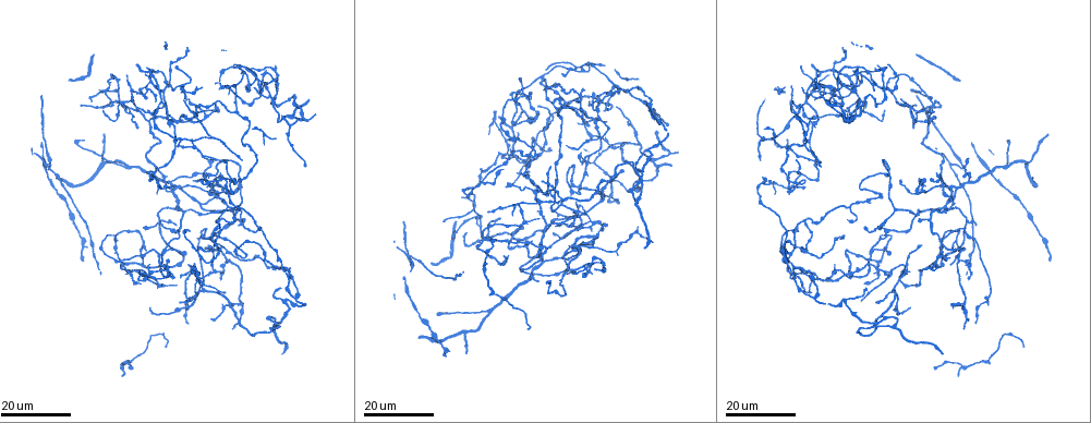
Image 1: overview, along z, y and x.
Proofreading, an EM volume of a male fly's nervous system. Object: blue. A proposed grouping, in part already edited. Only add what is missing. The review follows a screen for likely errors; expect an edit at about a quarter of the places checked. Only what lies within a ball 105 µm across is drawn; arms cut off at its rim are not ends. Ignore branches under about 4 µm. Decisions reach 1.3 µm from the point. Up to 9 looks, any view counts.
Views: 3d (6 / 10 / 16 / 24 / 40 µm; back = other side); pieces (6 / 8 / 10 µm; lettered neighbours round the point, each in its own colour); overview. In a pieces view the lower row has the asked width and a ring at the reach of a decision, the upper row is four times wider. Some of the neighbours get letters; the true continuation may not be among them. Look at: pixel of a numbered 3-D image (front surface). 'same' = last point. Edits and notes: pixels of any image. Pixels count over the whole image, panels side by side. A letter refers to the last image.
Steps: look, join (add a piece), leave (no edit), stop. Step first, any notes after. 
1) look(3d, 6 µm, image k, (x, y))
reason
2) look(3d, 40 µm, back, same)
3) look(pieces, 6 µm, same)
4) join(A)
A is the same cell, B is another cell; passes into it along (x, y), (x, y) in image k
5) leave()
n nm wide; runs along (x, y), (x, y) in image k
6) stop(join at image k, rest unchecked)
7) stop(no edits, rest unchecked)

look(3d, 16 µm, image 1, (149, 306))
thin end

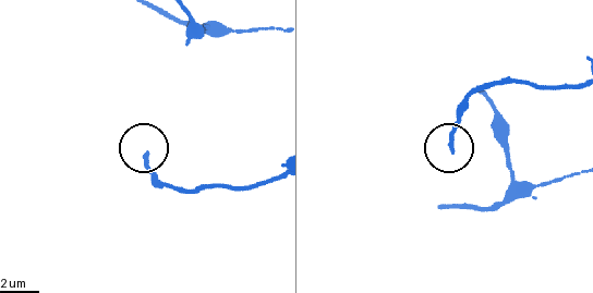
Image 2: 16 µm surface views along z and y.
look(pieces, 8 µm, image 2, (451, 152))
what lies round it

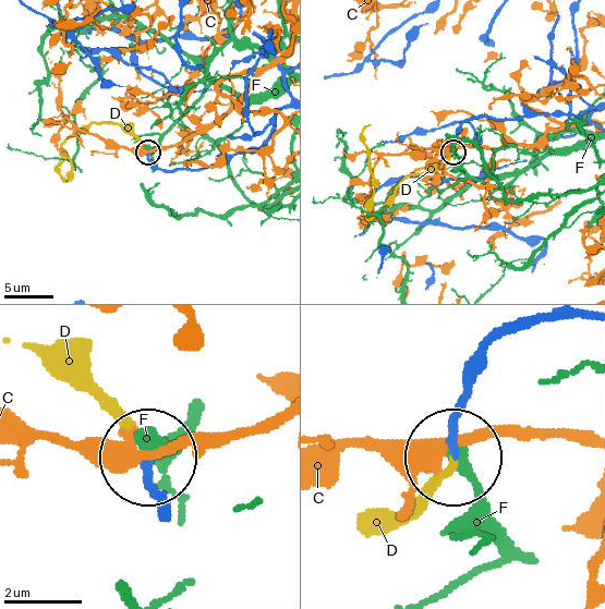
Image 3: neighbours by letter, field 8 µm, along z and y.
join(D)
D is the same cell, C and F are other cells; passes into it along (169, 506), (153, 486), (149, 457), (35, 352) in image 3; the cell continues

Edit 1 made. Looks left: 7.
look(3d, 24 µm, image 1, (146, 68))
free end

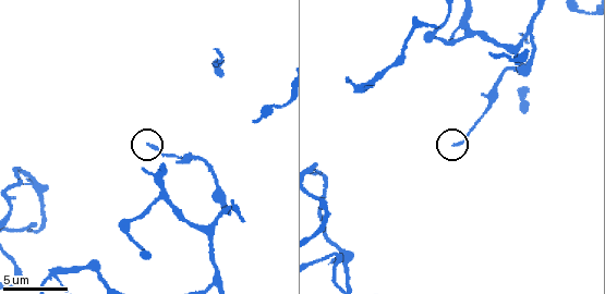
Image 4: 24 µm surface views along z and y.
look(3d, 10 µm, image 4, (149, 143))

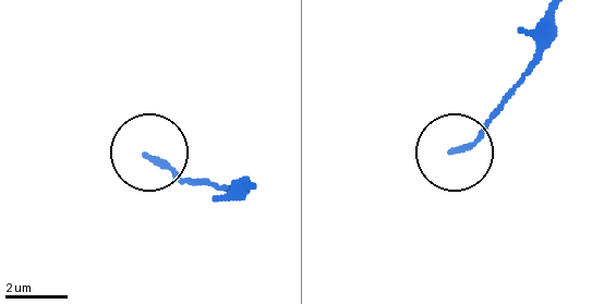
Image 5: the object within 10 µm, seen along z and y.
look(pieces, 8 µm, image 5, (454, 150))

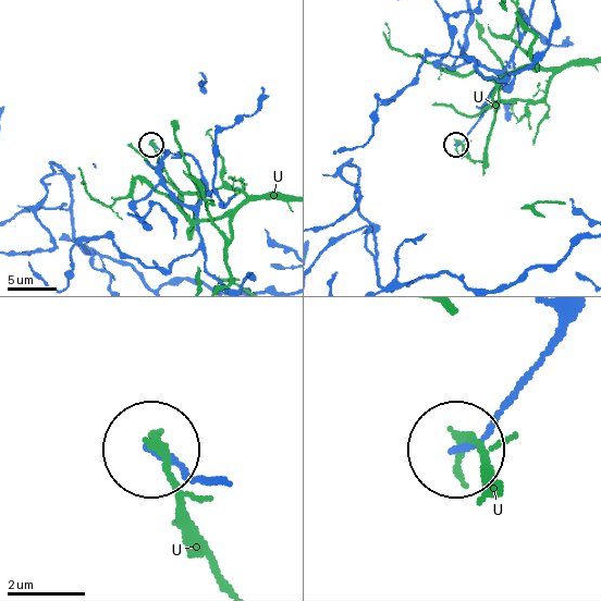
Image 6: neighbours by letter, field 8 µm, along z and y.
leave()
U is another cell; runs along (573, 317), (504, 415), (458, 451) in image 6; no lettered piece goes on from it

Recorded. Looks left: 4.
look(3d, 24 µm, image 1, (916, 105))

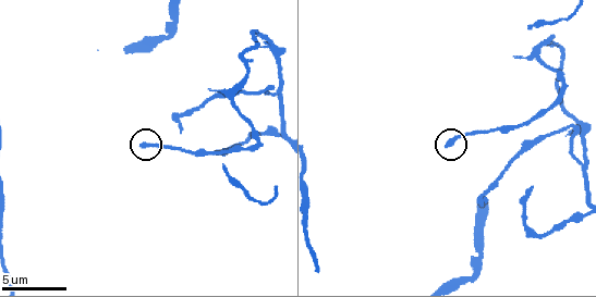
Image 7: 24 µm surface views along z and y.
look(pieces, 8 µm, image 7, (142, 143))
what lies round it

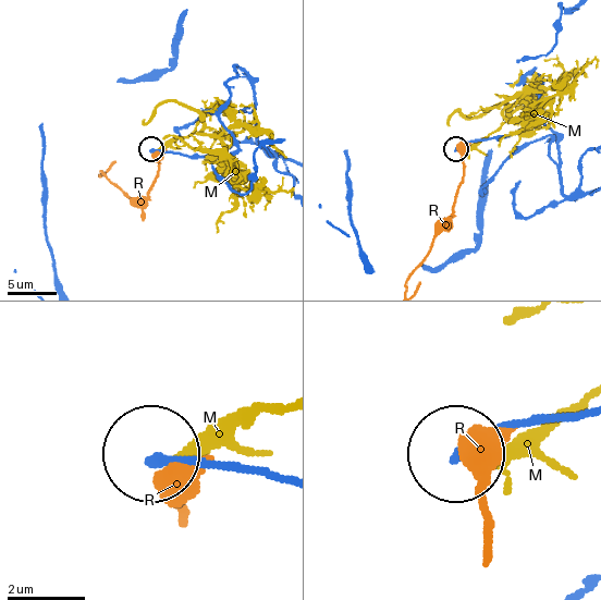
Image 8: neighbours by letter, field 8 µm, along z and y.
leave()
M and R are other cells; runs along (230, 96), (220, 118), (235, 150), (187, 157), (152, 150) in image 8; none of them fits

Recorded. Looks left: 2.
look(3d, 24 µm, image 1, (608, 223))
free end

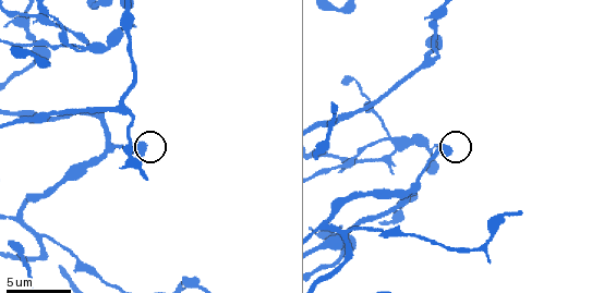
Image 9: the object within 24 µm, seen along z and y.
look(pieces, 8 µm, image 9, (448, 148))
what lies round it

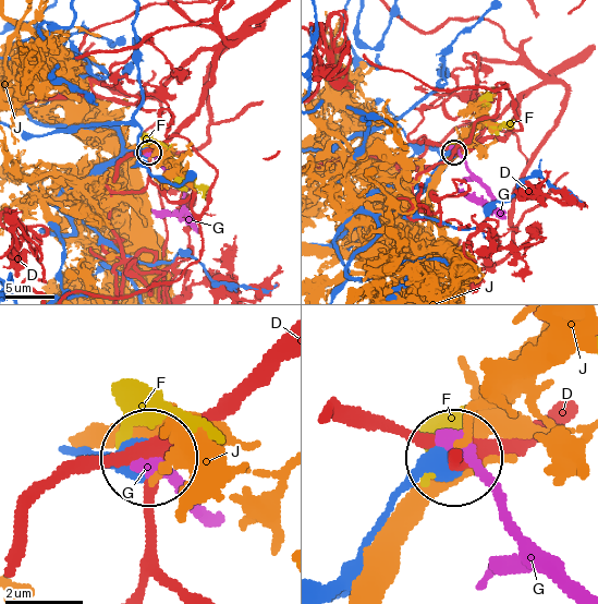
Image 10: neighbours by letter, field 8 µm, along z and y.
leave()
D, F, G and J are other cells; runs along (26, 113), (45, 124), (111, 128), (125, 149), (149, 152) in image 10; none of them fits

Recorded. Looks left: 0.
stop(join at image 3, rest unchecked)

